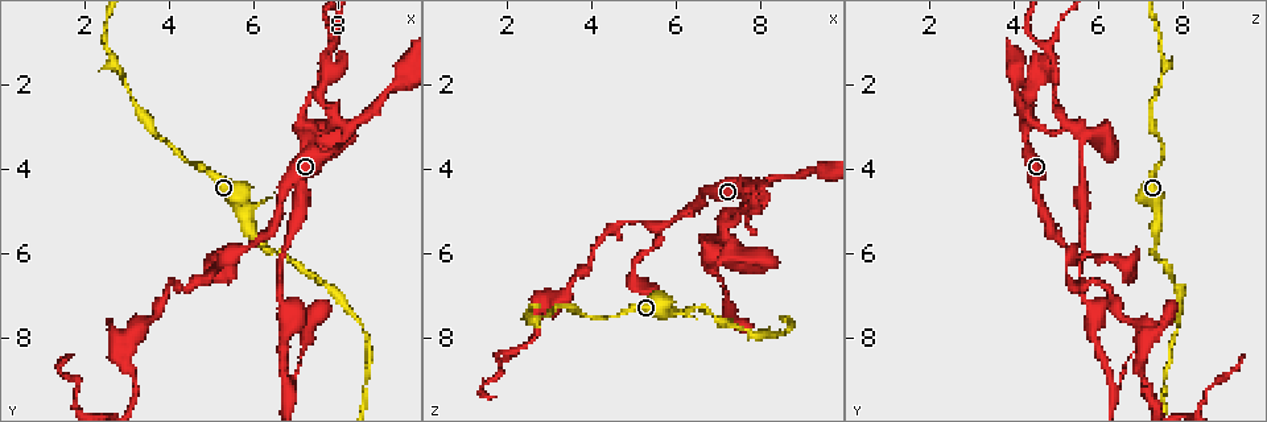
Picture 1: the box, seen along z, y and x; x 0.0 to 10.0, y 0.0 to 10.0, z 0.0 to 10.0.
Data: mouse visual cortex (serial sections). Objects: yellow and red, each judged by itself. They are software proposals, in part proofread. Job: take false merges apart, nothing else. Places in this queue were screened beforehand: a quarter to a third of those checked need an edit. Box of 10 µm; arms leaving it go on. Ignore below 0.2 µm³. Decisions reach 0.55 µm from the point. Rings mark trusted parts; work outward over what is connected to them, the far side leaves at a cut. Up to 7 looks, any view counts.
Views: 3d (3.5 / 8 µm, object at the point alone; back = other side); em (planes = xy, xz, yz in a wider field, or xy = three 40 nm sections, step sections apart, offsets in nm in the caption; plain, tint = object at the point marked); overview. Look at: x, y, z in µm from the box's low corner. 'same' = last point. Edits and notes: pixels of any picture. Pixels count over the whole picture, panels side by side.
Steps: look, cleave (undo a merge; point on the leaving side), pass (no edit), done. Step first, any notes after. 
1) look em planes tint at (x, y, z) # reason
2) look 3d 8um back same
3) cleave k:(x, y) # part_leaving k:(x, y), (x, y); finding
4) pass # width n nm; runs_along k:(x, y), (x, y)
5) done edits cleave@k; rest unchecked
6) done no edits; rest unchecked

look 3d 3.5um at (8.10, 2.90, 4.40) # four-way junction

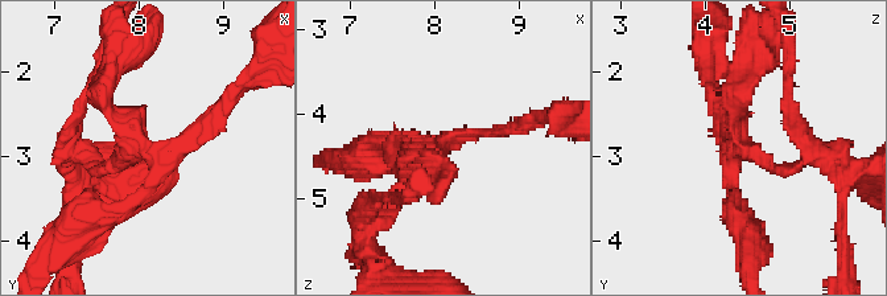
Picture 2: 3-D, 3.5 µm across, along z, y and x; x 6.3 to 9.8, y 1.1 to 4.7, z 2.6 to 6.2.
look em xy step 3 tint at (8.00, 2.90, 4.45) # arms 4; arm_widths 150, 150, 200, 200 nm

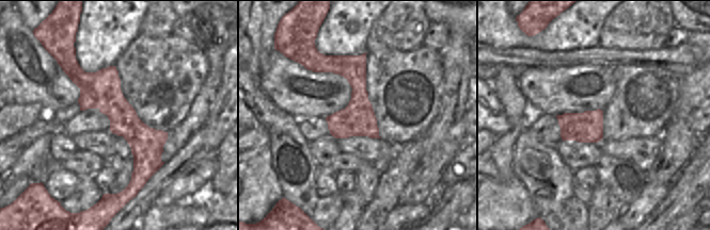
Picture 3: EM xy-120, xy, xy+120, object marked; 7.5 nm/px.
cleave 2:(99, 169) # part_leaving 2:(151, 156), (135, 148), (118, 168), (69, 156); two cells meet here

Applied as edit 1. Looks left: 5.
look overview # see it whole again

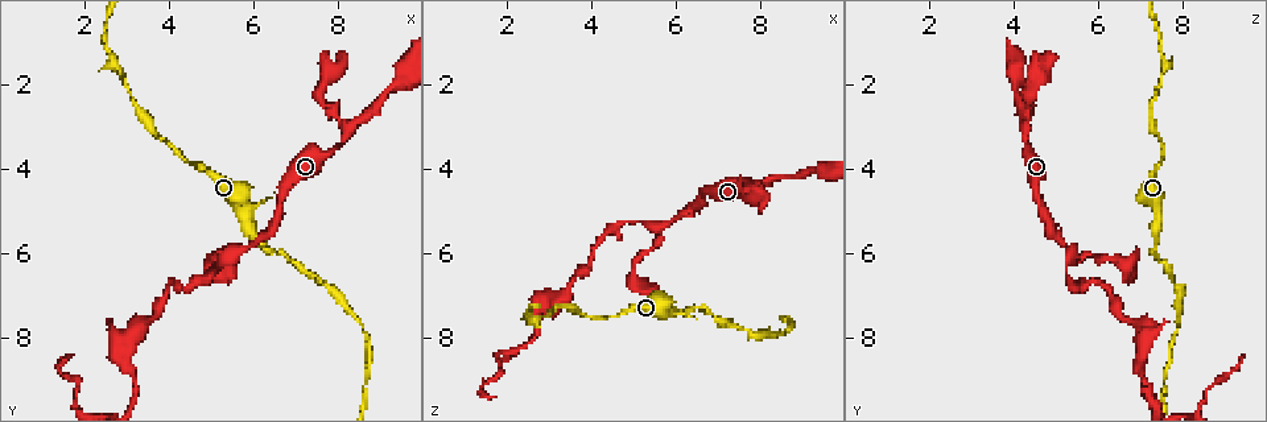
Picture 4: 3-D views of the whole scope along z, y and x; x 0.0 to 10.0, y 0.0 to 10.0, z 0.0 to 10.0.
look 3d 3.5um at (4.10, 6.65, 6.00) # sharp bend

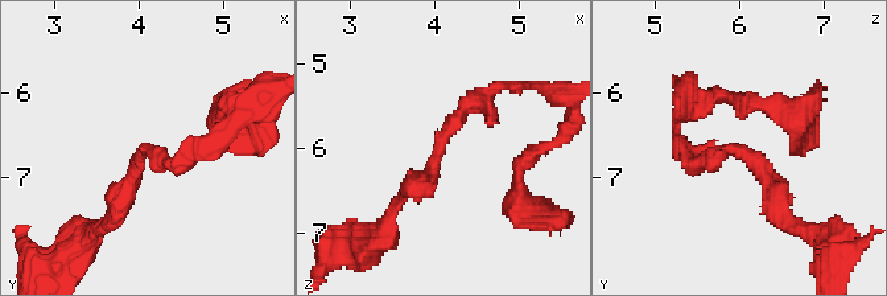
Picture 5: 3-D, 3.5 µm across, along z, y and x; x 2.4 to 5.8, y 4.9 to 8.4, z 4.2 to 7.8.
look em xy step 2 tint at (4.05, 6.65, 5.95) # now the EM

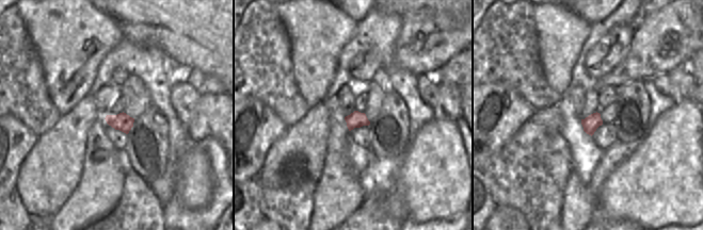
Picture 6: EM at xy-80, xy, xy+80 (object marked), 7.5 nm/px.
pass # width 130 nm; runs_along 5:(496, 85), (411, 186); one cell here

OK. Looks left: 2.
done edits cleave@2; rest unchecked

